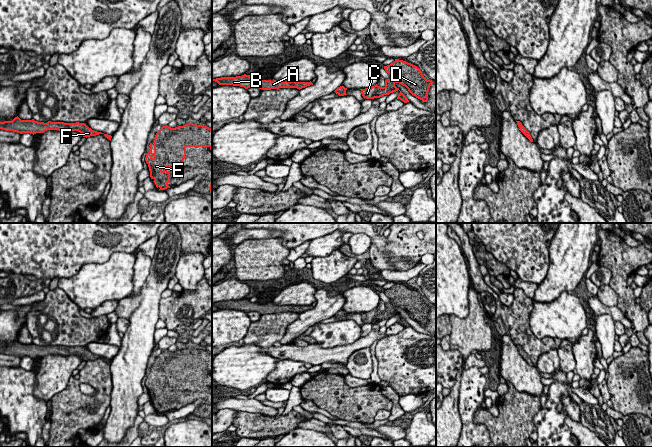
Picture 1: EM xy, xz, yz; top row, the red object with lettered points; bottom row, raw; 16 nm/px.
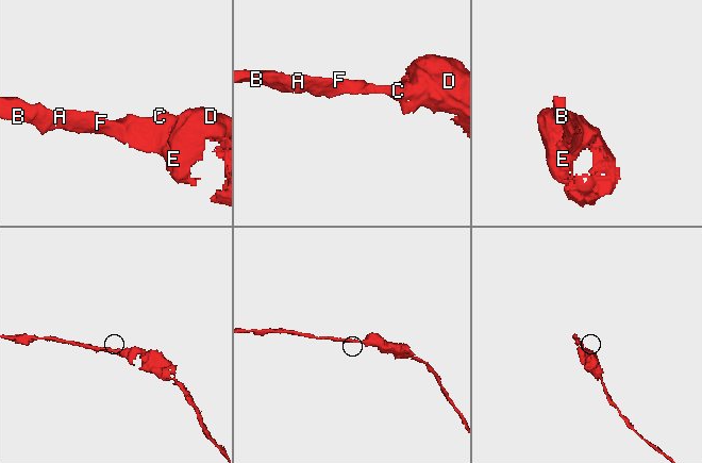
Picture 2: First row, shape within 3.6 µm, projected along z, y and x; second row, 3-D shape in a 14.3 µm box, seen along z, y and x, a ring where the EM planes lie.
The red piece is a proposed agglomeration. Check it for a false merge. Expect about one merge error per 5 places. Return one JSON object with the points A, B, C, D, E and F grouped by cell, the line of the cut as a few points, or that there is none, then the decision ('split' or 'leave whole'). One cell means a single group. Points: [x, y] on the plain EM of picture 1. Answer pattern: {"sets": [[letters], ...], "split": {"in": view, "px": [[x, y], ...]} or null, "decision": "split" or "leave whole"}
{"sets": [["A", "B", "C", "D", "E", "F"]], "split": null, "decision": "leave whole"}

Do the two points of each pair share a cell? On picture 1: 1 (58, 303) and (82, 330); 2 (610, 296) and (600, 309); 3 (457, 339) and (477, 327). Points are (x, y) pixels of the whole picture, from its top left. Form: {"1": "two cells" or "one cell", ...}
{"1": "one cell", "2": "two cells", "3": "one cell"}

